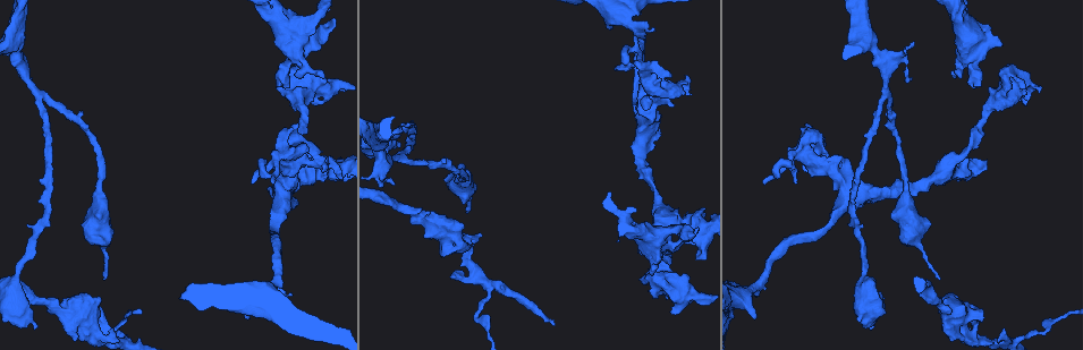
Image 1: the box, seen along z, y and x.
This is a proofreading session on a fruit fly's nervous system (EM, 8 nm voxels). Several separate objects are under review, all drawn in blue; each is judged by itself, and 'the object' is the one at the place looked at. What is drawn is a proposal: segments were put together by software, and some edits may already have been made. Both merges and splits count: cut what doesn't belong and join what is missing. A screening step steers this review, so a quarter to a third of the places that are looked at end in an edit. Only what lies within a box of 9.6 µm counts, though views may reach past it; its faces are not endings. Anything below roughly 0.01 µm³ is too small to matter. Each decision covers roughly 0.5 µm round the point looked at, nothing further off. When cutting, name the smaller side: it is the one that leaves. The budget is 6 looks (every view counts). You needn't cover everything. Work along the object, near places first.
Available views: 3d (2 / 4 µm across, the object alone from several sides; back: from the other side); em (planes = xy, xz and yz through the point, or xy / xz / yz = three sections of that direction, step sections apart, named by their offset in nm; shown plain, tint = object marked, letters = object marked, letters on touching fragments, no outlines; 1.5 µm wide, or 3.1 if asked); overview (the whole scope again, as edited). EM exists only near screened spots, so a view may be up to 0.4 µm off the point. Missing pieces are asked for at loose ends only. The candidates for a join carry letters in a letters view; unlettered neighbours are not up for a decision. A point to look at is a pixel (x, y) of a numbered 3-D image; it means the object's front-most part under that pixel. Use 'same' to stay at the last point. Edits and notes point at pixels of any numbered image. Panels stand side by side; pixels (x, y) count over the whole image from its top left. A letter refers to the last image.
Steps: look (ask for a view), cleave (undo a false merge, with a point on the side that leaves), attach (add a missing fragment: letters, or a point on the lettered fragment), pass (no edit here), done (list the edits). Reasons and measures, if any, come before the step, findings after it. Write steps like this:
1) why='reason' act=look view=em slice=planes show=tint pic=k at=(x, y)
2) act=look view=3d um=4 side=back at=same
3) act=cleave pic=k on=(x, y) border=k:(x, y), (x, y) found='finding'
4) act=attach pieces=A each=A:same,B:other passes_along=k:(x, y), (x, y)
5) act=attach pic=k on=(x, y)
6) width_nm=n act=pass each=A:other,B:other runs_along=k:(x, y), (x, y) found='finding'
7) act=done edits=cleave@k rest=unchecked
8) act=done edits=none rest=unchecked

why='free end' act=look view=em slice=xy step=4 show=letters pic=1 at=(956, 77)

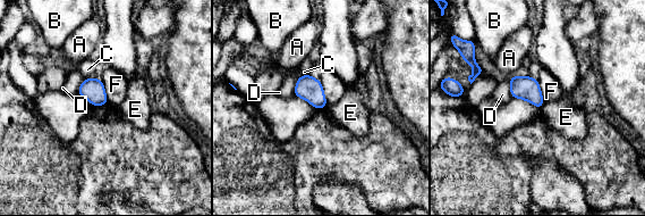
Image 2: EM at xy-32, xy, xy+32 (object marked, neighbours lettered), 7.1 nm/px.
why='another direction' act=look view=em slice=planes show=letters at=same

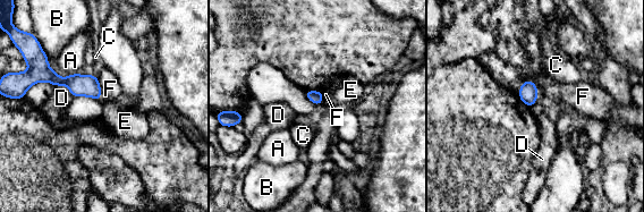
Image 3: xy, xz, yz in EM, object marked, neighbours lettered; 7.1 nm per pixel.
longest_contact=F:160nm act=pass each=A:other,B:other,C:other,D:other,E:other,F:other found='no lettered fragment goes on from it'

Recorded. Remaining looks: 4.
why='stops while still wide' act=look view=3d um=2 side=back pic=1 at=(672, 312)

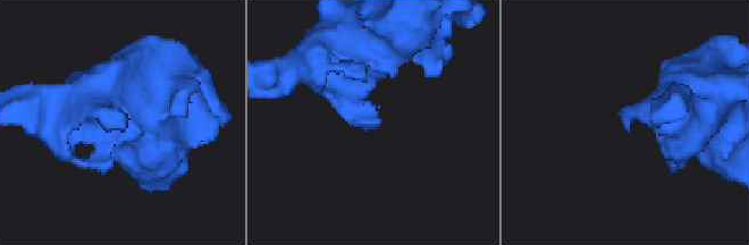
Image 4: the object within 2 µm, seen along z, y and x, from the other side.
act=look view=em slice=yz step=4 show=letters pic=4 at=(626, 128)

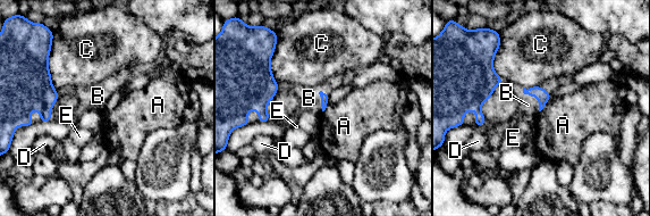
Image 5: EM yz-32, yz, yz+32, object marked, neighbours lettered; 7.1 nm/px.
act=attach pieces=B each=A:other,B:same,C:other,D:other,E:other passes_along=5:(543, 96), (535, 96), (528, 105) found='it goes on there'

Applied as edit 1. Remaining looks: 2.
why='free end' act=look view=em slice=planes show=letters pic=1 at=(33, 328)

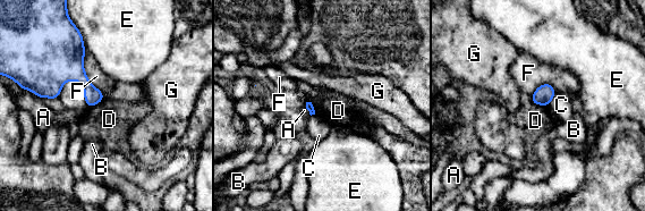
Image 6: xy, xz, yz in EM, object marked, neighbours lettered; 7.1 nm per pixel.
act=pass each=A:other,B:other,C:other,D:other,E:other,F:other,G:other border=6:(22, 89), (28, 89), (41, 98) found='no lettered fragment goes on from it'

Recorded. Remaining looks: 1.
act=done edits=attach@5 rest=unchecked

